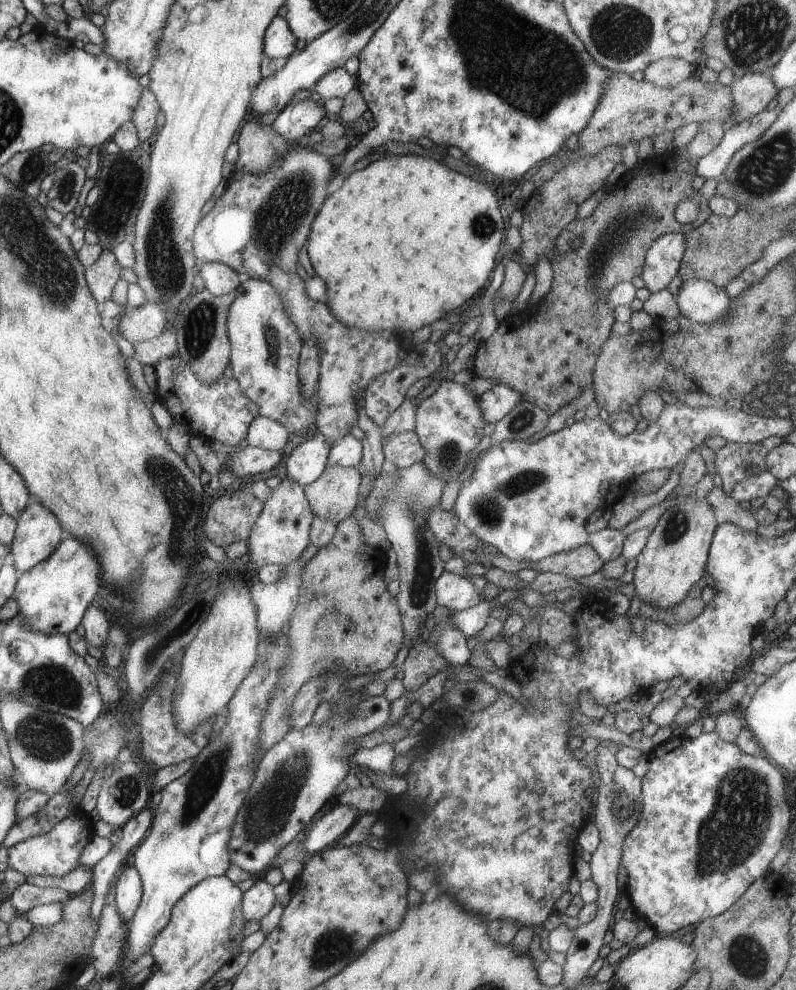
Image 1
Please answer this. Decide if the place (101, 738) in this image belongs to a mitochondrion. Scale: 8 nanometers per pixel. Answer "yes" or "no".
yes

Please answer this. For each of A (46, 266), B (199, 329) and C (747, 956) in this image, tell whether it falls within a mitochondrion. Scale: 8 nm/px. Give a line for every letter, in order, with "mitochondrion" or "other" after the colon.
A: mitochondrion
B: mitochondrion
C: mitochondrion

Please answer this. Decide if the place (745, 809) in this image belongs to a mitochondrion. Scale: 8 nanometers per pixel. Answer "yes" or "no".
yes

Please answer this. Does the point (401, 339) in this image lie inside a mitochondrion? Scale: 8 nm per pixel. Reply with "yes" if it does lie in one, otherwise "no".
no

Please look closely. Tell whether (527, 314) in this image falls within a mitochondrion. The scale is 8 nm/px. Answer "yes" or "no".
no

